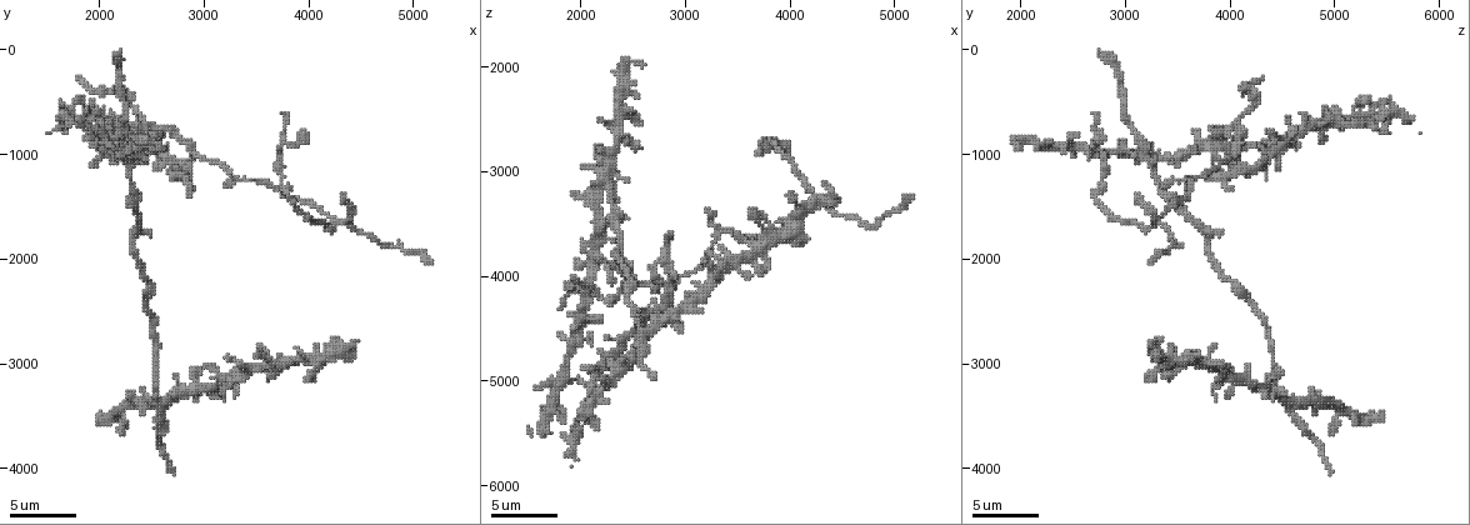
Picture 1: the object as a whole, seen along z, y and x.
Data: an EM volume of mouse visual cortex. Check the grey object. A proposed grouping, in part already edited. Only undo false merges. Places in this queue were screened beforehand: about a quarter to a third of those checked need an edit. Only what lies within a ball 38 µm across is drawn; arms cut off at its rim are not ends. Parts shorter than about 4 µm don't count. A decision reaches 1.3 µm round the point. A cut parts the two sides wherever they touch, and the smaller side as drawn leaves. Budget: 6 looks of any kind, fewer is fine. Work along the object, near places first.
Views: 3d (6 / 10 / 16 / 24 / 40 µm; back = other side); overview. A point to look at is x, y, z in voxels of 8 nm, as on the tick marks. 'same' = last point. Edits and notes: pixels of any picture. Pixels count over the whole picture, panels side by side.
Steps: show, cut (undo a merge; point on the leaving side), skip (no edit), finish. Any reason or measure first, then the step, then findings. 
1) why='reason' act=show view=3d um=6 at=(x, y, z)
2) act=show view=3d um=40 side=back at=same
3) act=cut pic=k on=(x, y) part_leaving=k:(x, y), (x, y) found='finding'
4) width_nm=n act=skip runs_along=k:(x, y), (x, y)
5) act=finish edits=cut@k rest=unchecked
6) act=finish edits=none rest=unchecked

why='looks like a crossing' act=show view=3d um=6 at=(2100, 720, 5020)

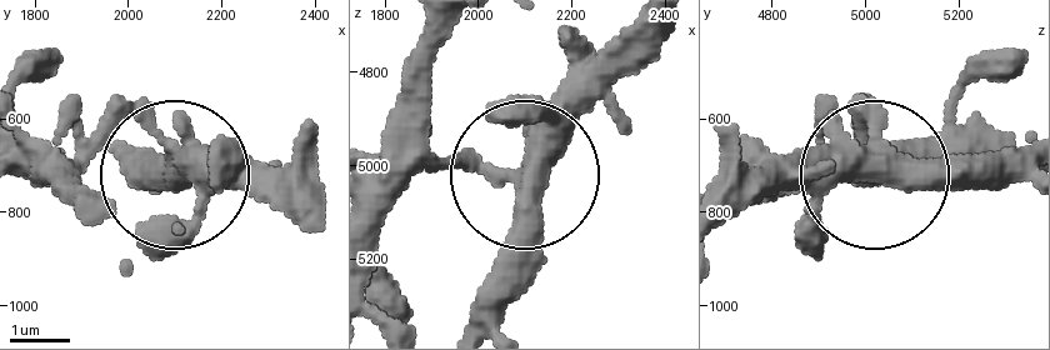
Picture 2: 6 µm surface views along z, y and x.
act=show view=3d um=6 side=back at=(2125, 710, 5020)

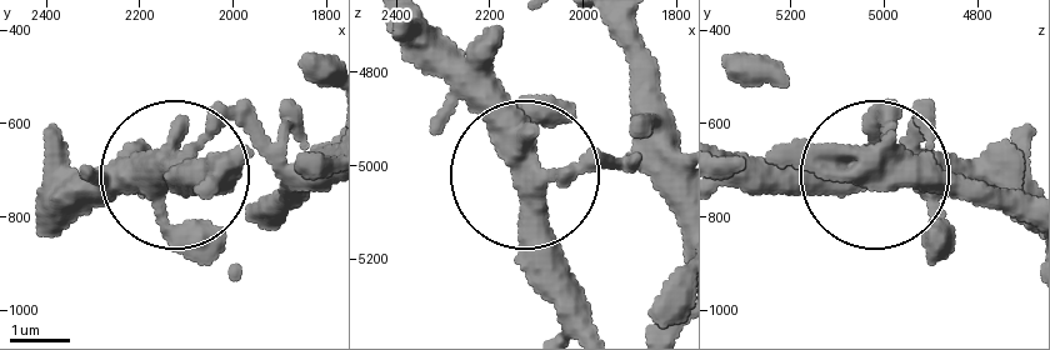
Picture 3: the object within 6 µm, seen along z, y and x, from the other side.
arms=4 act=skip found='all the same cell'

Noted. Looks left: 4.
why='four or more arms meet' act=show view=3d um=16 at=(2160, 840, 3880)

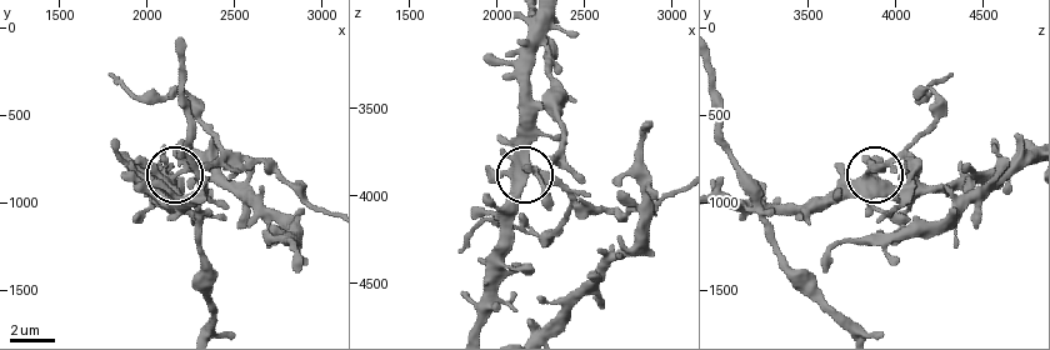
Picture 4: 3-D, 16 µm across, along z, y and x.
side_arm_um=29 act=cut pic=4 on=(564, 188) found='a second cell is stuck on'

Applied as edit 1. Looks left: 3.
why='looks like a crossing' act=show view=3d um=10 at=(2660, 3400, 4560)

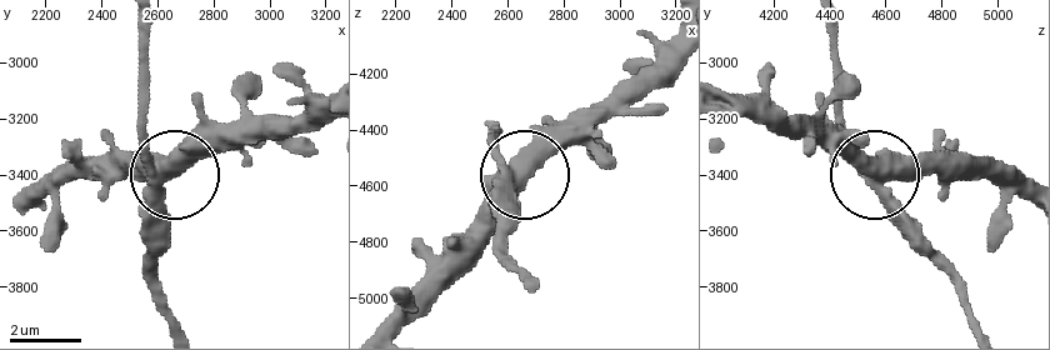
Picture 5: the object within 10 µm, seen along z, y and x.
act=show view=3d um=10 side=back at=(2640, 3400, 4570)

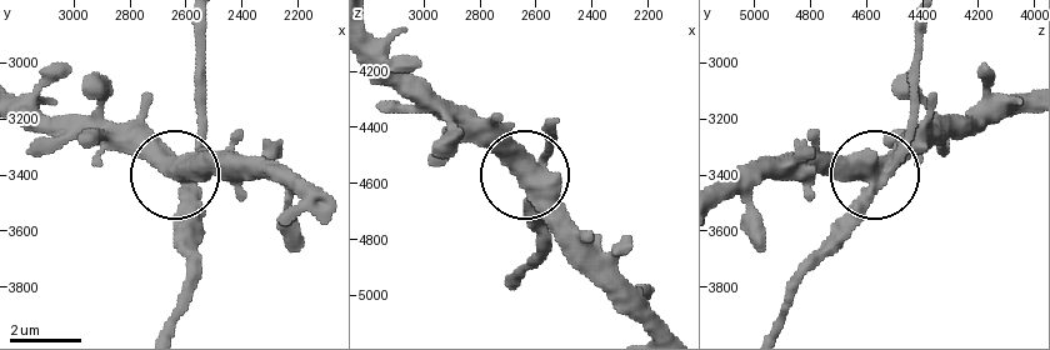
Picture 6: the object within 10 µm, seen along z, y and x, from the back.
arms=4 act=skip runs_along=6:(919, 20), (919, 119), (910, 136), (865, 173), (788, 173) found='continuous, no second cell'

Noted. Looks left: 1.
act=finish edits=cut@4 rest=unchecked

